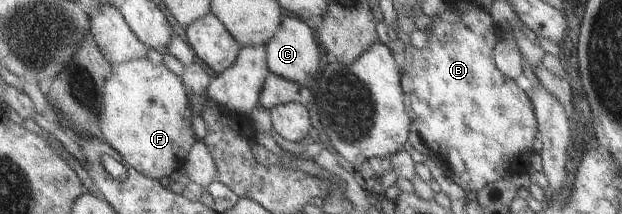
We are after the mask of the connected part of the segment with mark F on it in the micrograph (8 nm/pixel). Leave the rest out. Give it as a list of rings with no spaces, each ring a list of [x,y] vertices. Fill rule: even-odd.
[[[141,58],[111,65],[111,75],[102,89],[102,109],[98,115],[98,136],[124,159],[123,164],[135,168],[145,177],[154,180],[169,177],[184,165],[186,155],[197,138],[191,128],[193,110],[181,77],[165,65],[154,65],[148,58]]]

